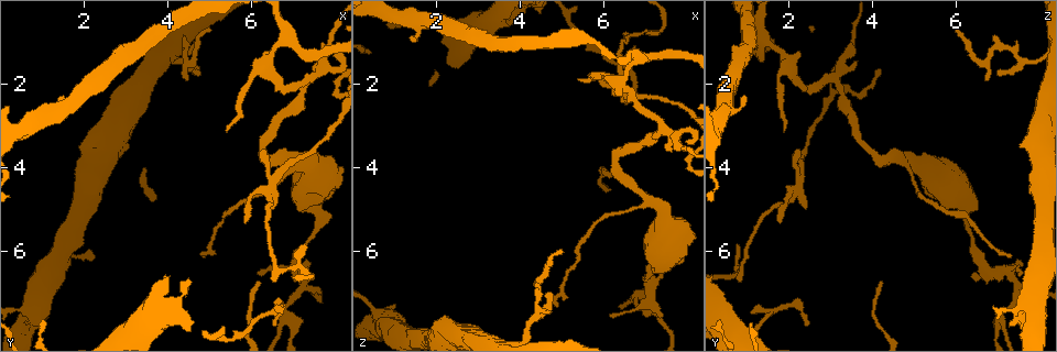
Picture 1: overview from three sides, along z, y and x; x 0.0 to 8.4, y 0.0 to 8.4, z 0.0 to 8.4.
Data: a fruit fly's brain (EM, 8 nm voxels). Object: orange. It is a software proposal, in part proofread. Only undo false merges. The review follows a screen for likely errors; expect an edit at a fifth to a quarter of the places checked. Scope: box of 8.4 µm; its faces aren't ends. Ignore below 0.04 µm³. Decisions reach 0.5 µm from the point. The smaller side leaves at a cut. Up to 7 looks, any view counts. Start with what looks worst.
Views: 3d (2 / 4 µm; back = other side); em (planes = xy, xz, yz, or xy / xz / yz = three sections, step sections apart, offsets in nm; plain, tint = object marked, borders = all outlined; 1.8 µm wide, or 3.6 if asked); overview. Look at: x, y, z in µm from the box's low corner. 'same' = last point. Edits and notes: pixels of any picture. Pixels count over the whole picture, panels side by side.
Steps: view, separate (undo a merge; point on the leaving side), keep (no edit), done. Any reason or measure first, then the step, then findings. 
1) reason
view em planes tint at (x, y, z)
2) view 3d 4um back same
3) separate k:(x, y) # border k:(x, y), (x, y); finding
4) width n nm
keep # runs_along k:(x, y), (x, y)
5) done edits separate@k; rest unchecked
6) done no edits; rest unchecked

view 3d 2um at (7.40, 1.85, 3.10)

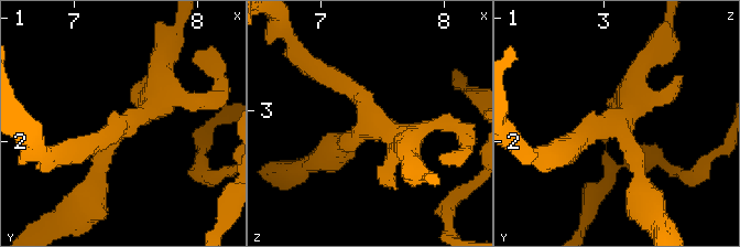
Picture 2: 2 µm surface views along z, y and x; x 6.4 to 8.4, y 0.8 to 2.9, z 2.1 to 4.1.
view em planes tint at (7.38, 1.90, 3.08)

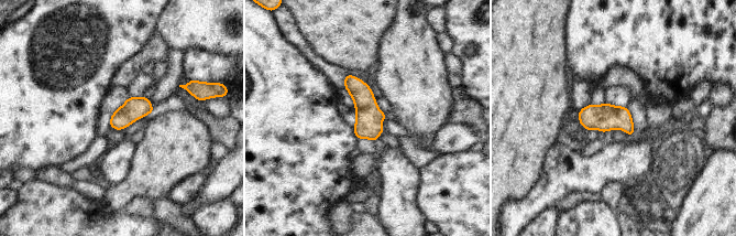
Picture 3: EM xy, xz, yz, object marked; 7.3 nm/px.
keep # all the same neuron

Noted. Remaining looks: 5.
three-way junction
view 3d 2um at (7.25, 6.75, 7.35)

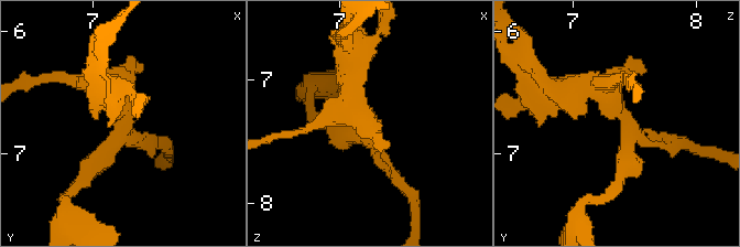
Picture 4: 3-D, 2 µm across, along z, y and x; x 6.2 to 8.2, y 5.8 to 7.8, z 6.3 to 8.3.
view em planes tint at (7.22, 6.74, 7.40)

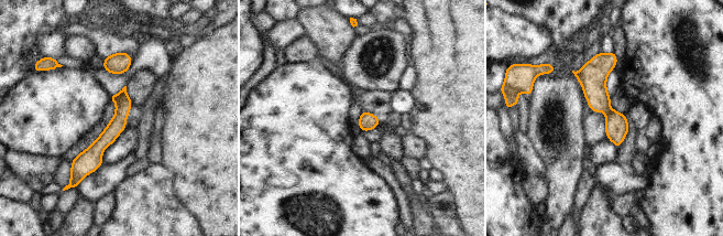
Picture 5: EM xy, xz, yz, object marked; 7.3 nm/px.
keep # runs_along 5:(123, 92), (118, 124), (81, 171); continuous, no second neuron

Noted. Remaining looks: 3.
sharp bend
view em xy step 16 borders at (6.30, 4.50, 2.10)

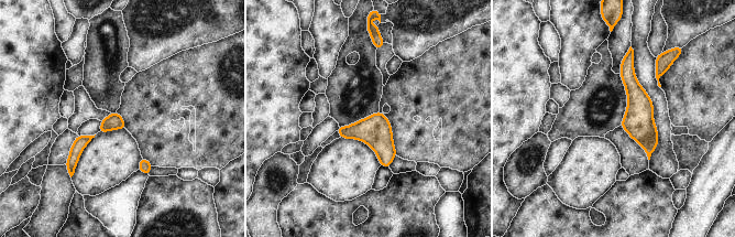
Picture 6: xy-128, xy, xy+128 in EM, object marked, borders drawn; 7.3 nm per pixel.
keep # runs_along 6:(627, 58), (649, 151); continuous, no second neuron

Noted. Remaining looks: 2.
done no edits; rest unchecked

